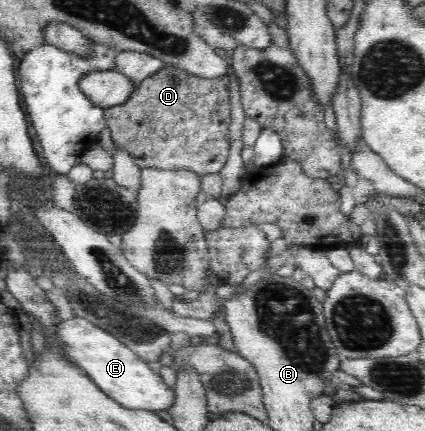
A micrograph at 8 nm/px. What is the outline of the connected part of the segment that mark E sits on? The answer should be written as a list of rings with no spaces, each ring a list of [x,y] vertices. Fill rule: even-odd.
[[[73,317],[71,320],[62,321],[58,333],[68,345],[66,353],[70,361],[81,366],[103,393],[123,407],[161,411],[174,405],[175,391],[164,383],[161,375],[151,371],[147,366],[148,361],[139,357],[133,349],[127,348],[127,345],[106,329],[91,324],[89,320]]]

